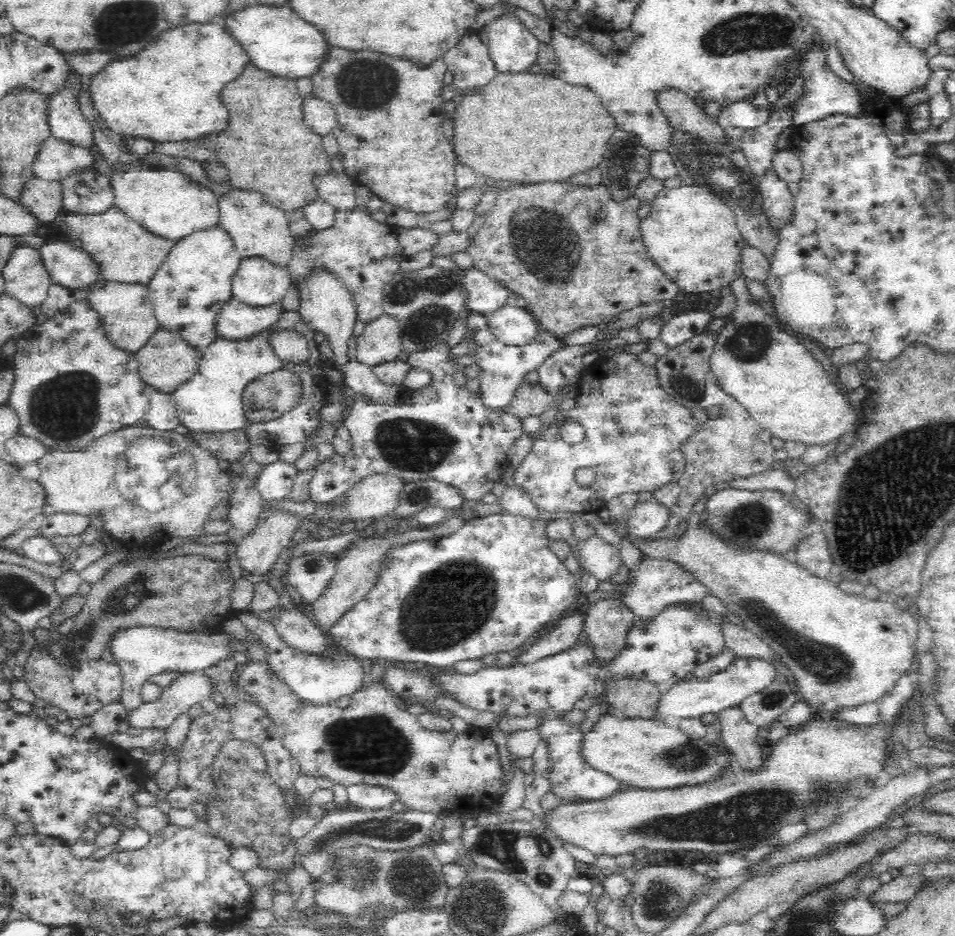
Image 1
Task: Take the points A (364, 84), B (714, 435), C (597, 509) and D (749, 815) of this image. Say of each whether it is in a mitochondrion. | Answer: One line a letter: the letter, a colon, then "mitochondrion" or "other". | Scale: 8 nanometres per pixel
A: mitochondrion
B: other
C: other
D: mitochondrion

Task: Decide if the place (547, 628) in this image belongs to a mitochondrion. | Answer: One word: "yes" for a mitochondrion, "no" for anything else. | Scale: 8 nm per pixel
no

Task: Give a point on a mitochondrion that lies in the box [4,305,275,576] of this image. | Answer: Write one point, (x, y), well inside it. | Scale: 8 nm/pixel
(65, 409)

